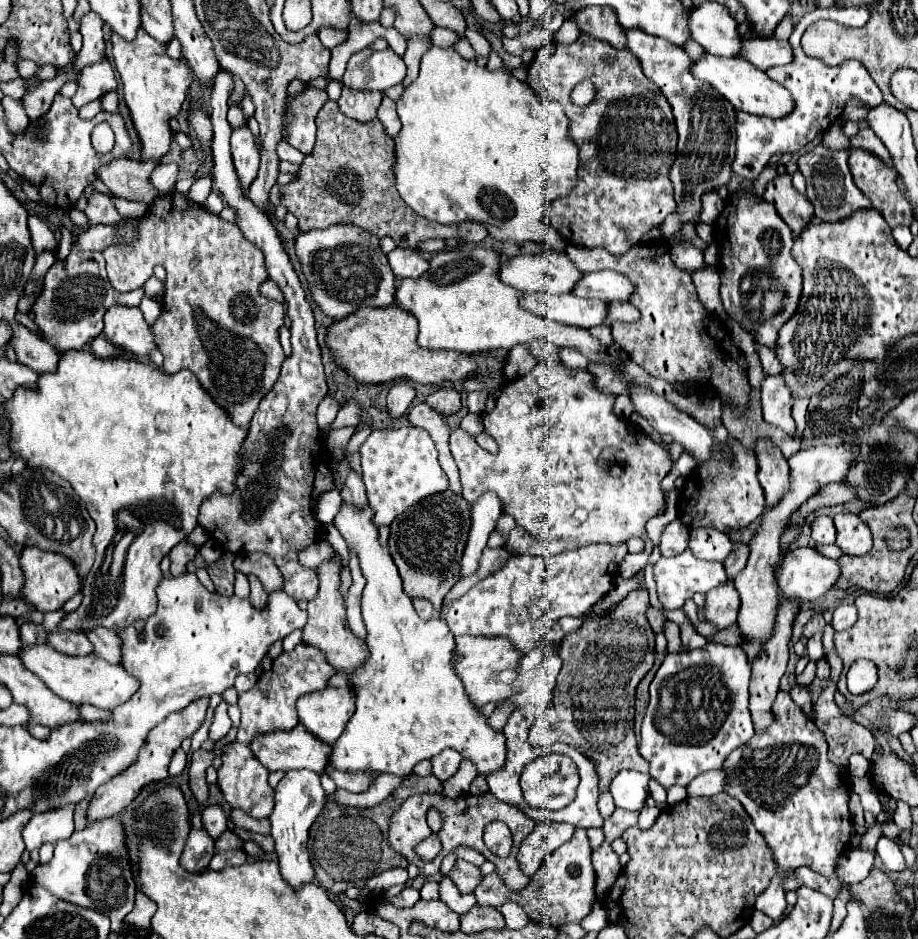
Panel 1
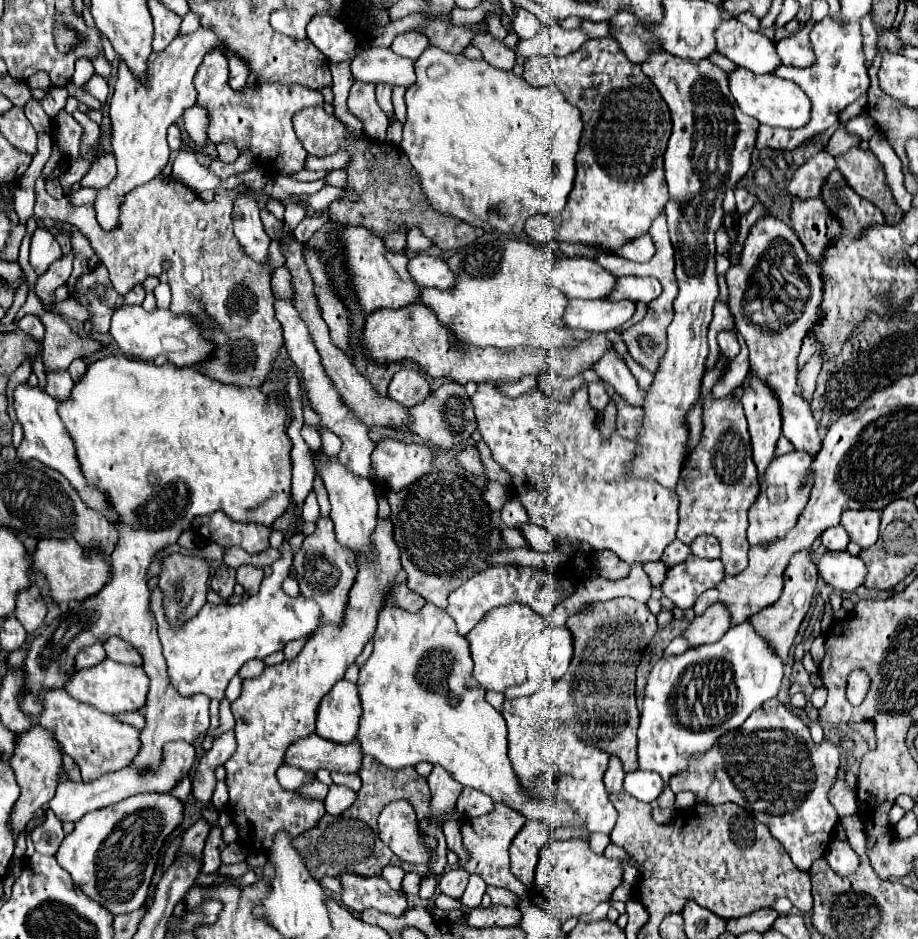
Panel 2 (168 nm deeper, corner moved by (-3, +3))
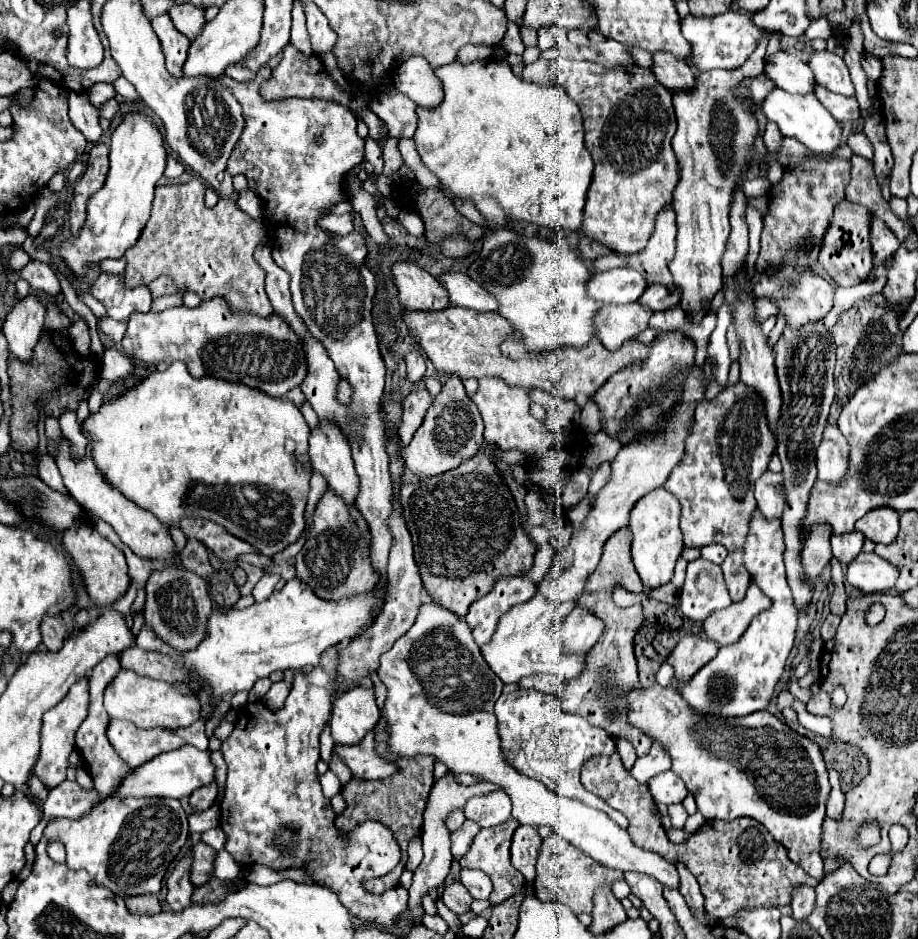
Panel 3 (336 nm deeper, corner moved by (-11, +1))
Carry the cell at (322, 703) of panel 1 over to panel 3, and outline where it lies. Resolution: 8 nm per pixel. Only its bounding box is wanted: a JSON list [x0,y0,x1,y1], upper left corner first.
[331,687,379,745]

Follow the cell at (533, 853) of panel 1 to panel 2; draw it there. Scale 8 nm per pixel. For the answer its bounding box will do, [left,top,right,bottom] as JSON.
[509,821,551,889]

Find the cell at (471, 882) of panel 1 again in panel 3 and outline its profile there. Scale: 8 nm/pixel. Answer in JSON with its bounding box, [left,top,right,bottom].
[441,881,473,915]

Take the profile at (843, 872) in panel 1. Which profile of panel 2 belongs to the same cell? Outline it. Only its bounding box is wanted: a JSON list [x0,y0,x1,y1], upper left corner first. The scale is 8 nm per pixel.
[825,841,859,875]

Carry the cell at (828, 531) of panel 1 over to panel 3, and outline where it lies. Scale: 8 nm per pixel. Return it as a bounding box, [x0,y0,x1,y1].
[831,531,865,563]

